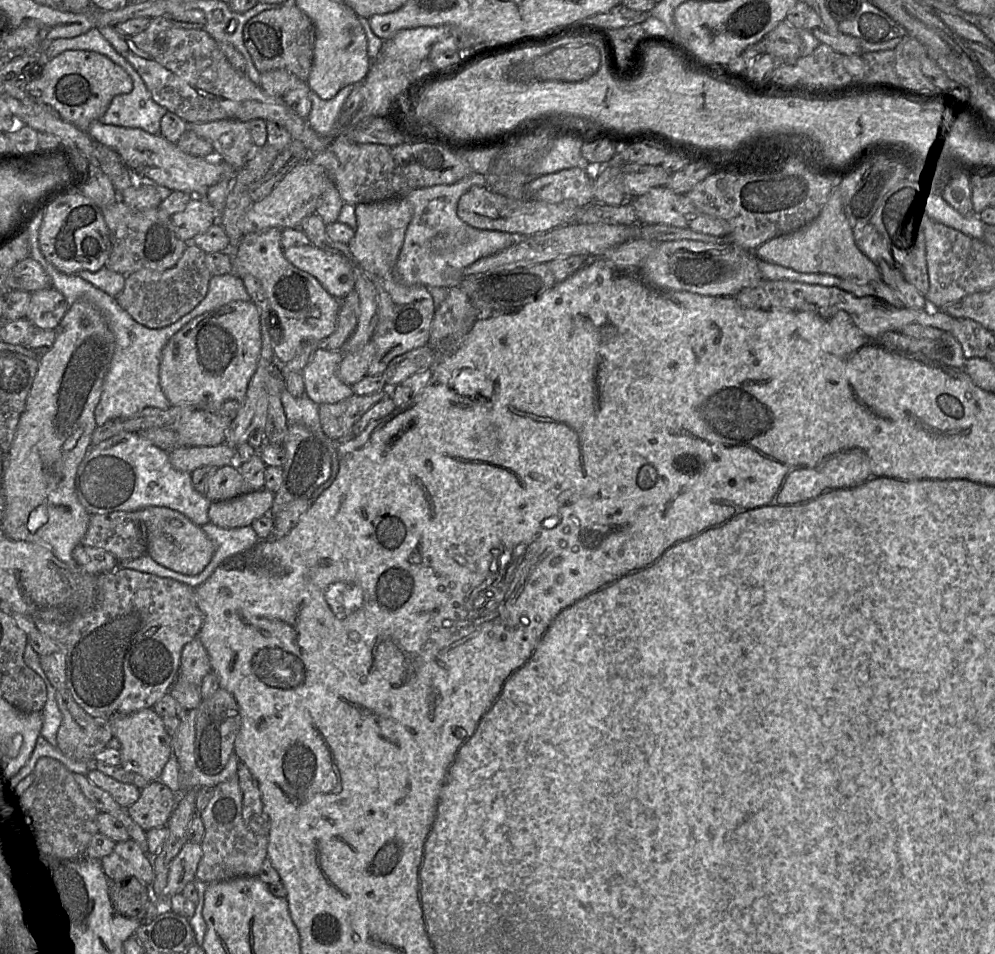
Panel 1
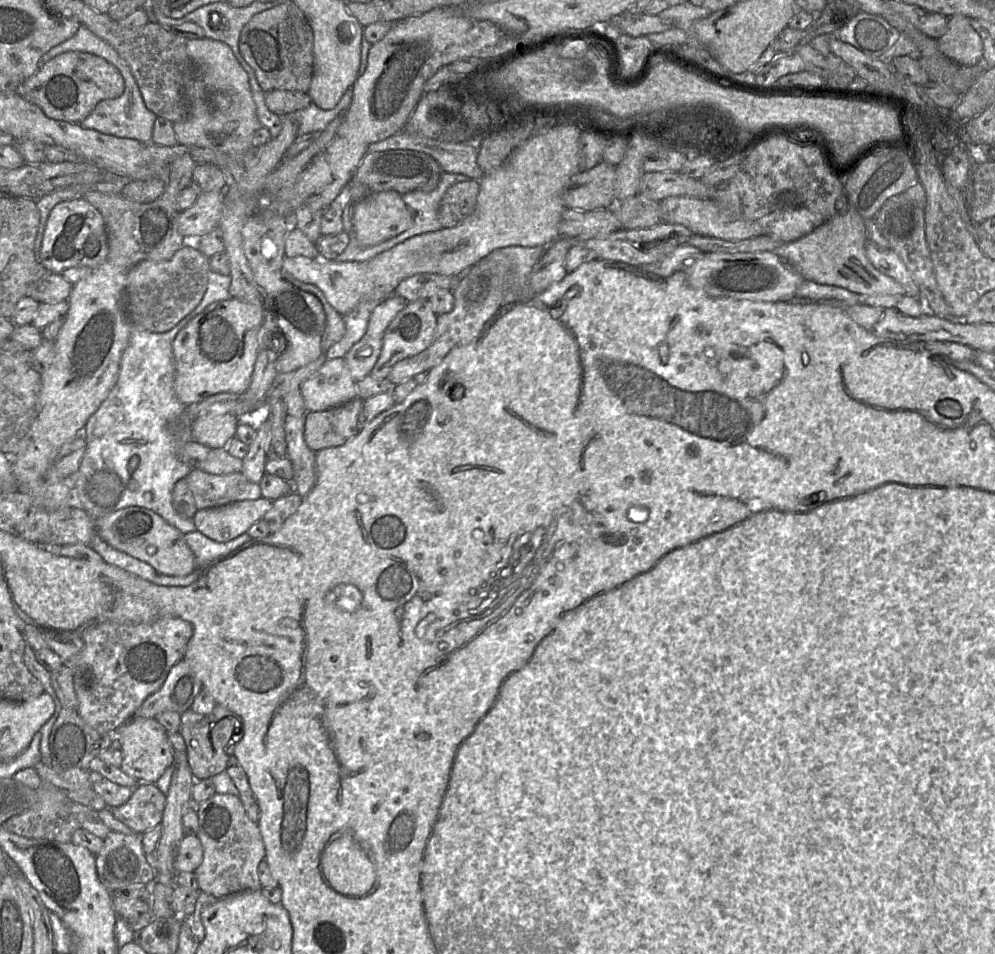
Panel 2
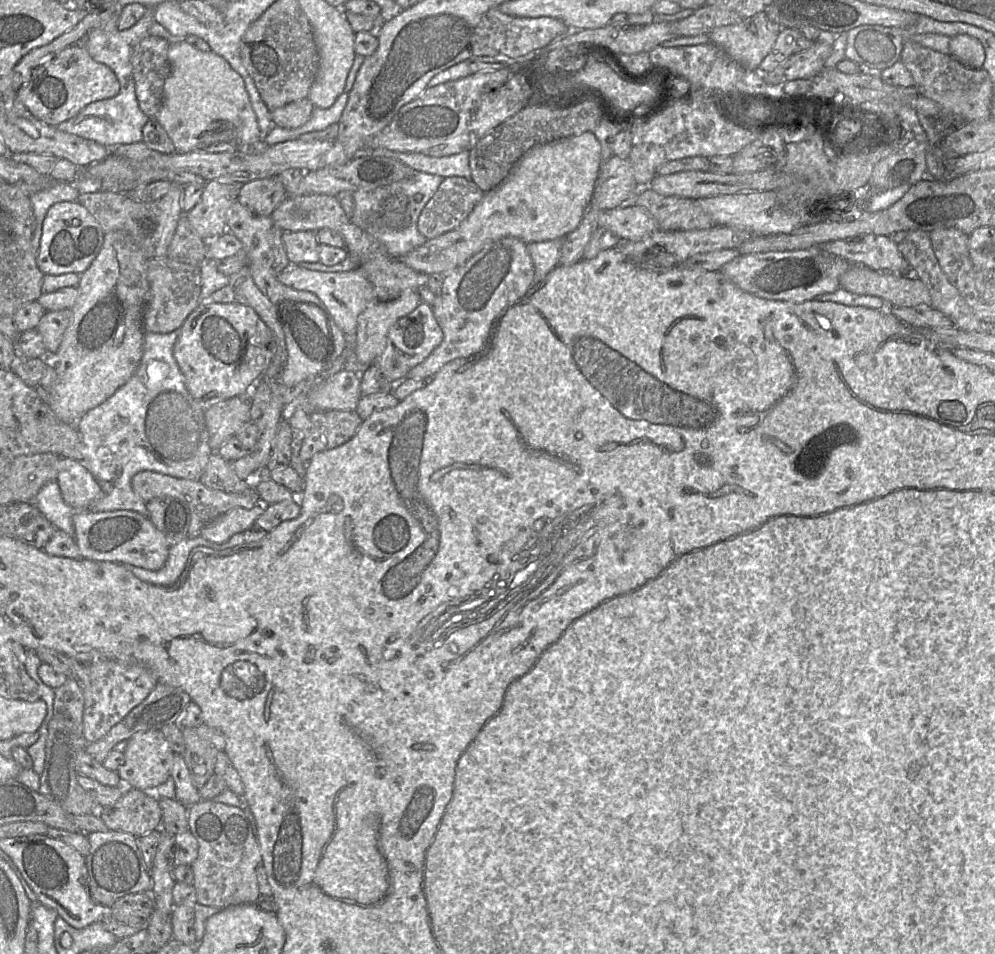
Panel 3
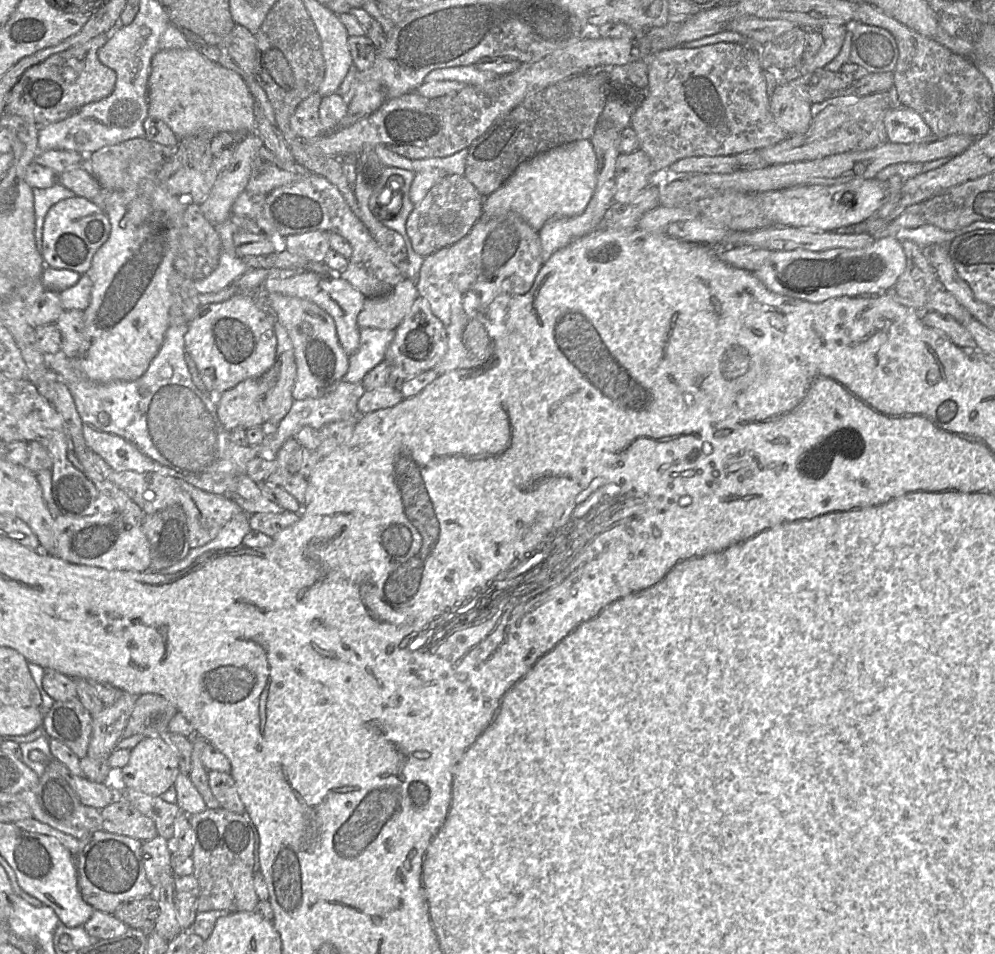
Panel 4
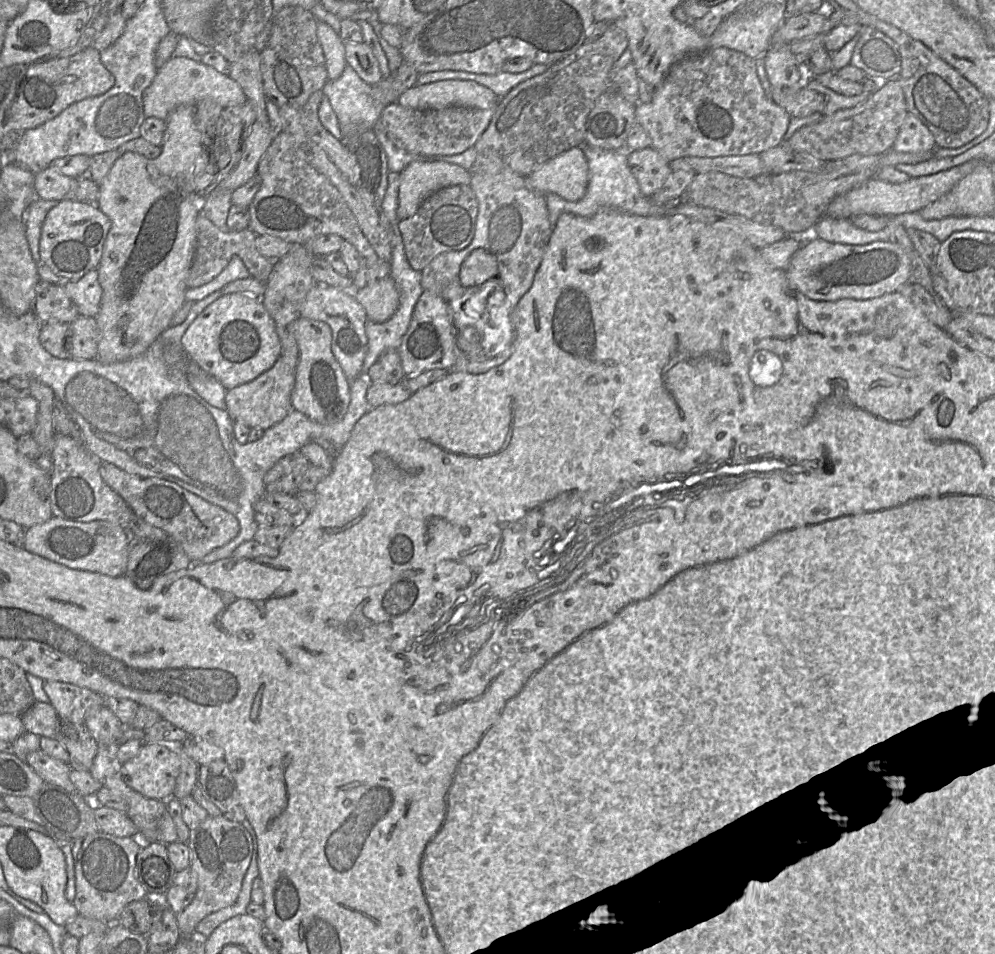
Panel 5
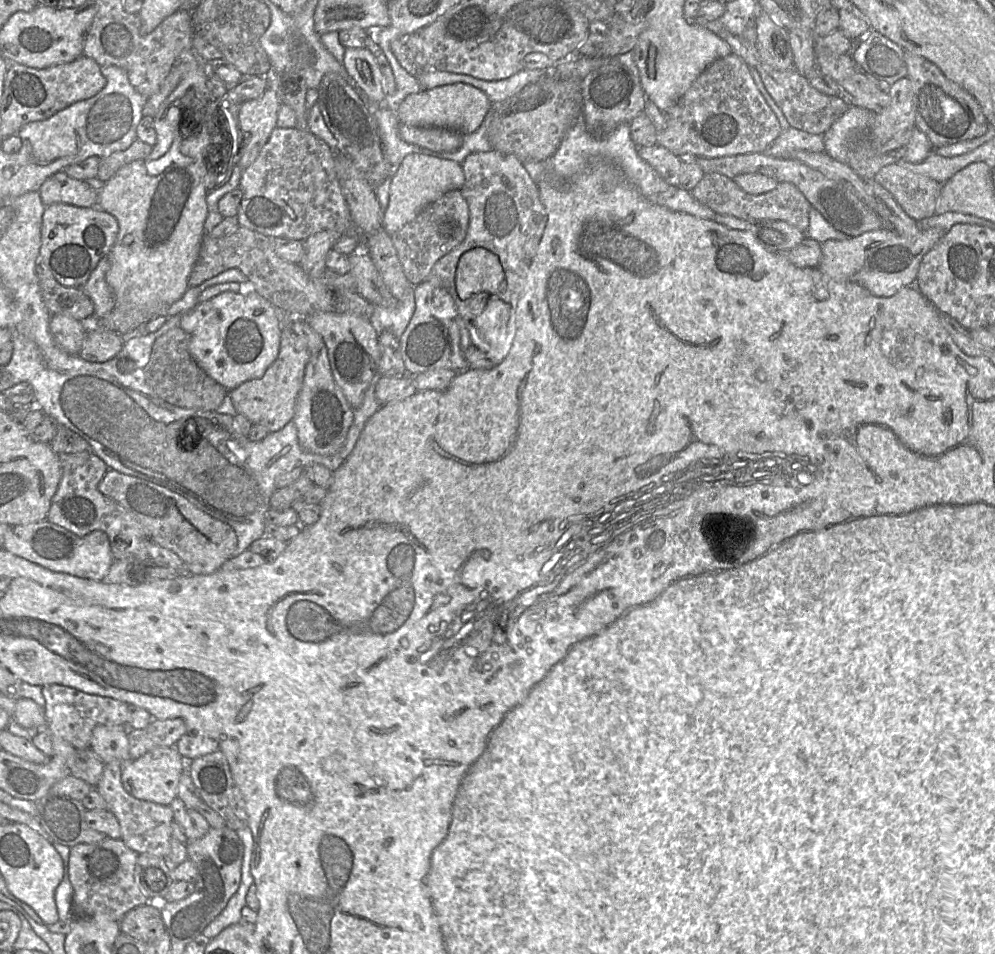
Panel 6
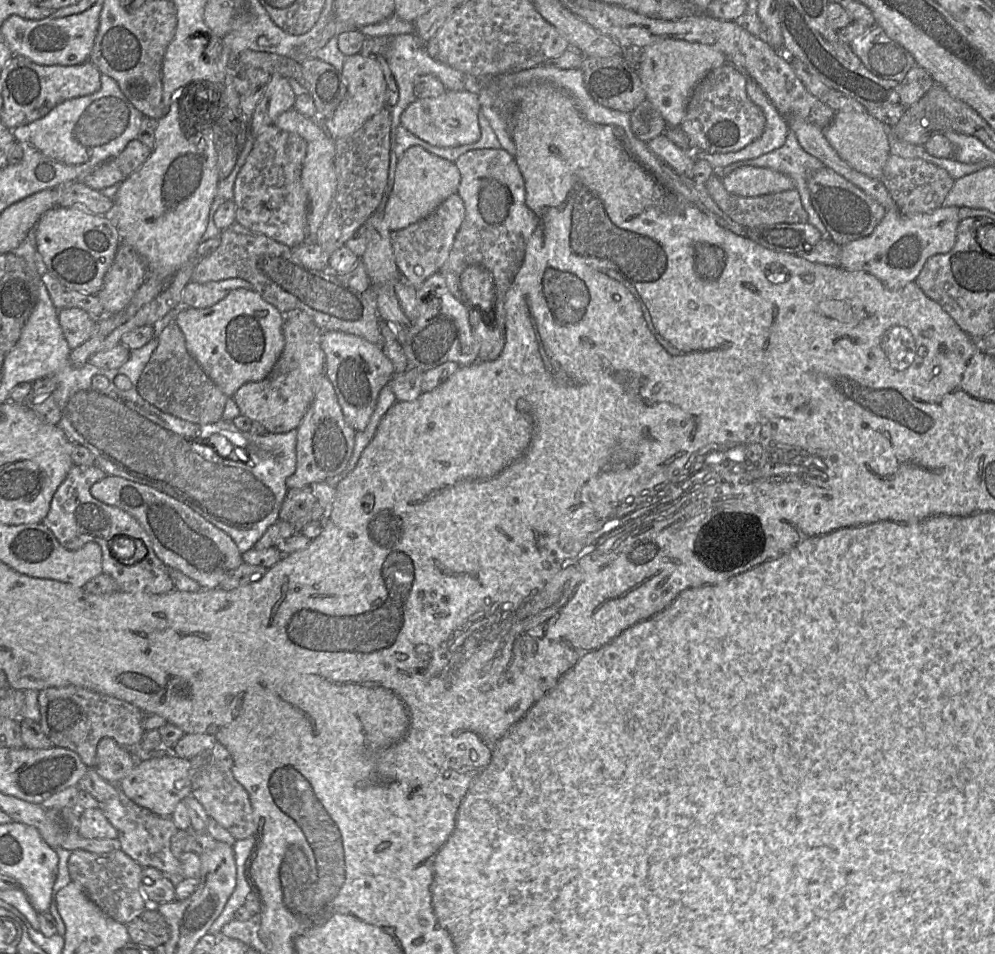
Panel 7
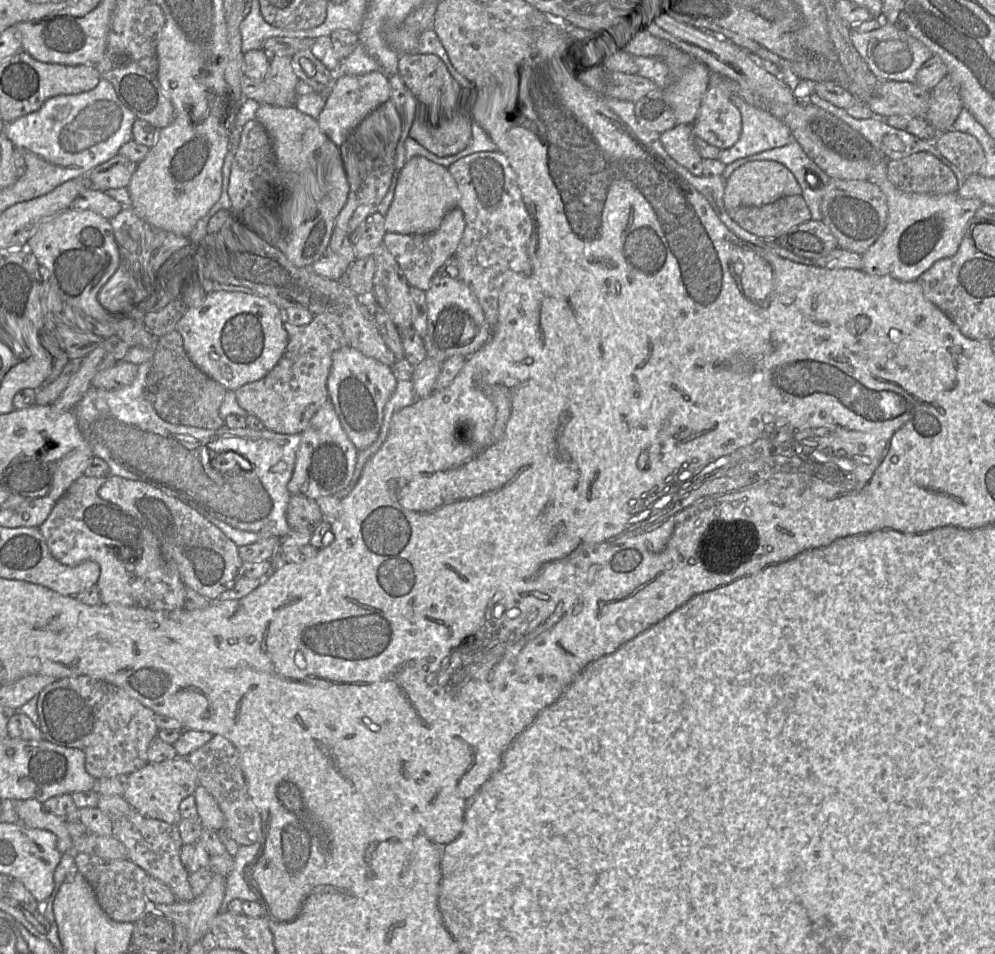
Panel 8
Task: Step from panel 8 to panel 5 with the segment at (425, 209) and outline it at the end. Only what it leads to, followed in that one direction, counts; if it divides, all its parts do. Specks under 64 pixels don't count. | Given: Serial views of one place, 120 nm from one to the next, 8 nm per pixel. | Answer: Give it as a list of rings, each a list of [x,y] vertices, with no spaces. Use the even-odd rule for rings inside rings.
[[[414,161],[400,173],[397,217],[404,220],[416,213],[421,203],[437,190],[453,185],[469,185],[471,172],[442,161]]]

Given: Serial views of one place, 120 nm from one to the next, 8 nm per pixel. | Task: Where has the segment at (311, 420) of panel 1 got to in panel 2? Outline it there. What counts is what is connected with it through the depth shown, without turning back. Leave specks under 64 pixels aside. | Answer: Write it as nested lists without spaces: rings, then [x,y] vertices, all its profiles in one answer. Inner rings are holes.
[[[287,415],[285,436],[287,458],[294,470],[293,491],[304,497],[315,483],[315,452],[309,449],[304,440],[305,418]]]

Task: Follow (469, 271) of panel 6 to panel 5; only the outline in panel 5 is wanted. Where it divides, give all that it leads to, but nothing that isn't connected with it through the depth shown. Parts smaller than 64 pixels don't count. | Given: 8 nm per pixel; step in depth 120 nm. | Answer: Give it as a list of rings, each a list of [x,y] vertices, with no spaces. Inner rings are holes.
[[[478,248],[473,250],[461,265],[459,280],[463,287],[481,285],[498,276],[496,258],[488,251]]]

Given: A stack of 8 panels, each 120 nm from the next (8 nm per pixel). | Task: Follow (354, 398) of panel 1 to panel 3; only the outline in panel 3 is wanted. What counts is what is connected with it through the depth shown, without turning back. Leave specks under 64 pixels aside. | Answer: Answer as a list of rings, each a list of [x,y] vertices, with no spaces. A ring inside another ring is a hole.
[[[355,410],[312,411],[310,428],[302,439],[299,457],[308,464],[315,454],[346,443],[356,434],[362,421]]]

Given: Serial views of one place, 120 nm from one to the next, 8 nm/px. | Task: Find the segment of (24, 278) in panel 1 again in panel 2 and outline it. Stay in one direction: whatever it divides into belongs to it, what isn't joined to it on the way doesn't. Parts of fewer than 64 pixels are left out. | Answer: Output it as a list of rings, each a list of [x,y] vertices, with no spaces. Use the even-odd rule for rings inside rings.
[[[48,272],[29,286],[27,296],[38,303],[59,303],[68,301],[72,287],[73,285],[62,277],[61,273]]]

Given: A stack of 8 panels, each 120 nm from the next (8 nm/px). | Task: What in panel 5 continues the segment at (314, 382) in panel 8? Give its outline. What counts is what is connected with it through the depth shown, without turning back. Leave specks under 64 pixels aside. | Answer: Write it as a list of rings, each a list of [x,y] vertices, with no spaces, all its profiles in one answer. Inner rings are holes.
[[[280,356],[275,364],[254,380],[226,391],[226,411],[232,421],[240,421],[249,428],[266,430],[282,421],[291,411],[291,395],[295,370]]]

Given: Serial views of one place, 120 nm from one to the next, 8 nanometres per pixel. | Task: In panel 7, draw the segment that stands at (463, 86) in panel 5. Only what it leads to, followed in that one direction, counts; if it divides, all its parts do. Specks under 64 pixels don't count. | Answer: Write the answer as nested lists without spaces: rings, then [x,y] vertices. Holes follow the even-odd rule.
[[[469,91],[446,92],[436,98],[415,99],[402,113],[401,125],[419,139],[441,148],[473,144],[480,139],[479,96]]]

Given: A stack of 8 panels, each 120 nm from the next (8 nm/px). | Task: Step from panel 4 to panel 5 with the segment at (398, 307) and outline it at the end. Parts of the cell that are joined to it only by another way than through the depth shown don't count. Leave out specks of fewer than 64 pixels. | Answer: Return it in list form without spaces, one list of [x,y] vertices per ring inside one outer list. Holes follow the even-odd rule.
[[[391,277],[353,290],[354,297],[365,309],[368,321],[383,323],[389,320],[399,306],[400,292]]]

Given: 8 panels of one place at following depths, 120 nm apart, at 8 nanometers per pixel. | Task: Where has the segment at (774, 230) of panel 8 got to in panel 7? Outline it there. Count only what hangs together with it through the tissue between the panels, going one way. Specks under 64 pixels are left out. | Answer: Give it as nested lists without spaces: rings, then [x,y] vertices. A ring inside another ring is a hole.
[[[715,172],[704,185],[717,206],[734,222],[747,228],[771,224],[807,222],[807,212],[802,205],[799,192],[795,188],[756,197],[742,197],[728,192],[724,188],[722,178],[719,172]]]

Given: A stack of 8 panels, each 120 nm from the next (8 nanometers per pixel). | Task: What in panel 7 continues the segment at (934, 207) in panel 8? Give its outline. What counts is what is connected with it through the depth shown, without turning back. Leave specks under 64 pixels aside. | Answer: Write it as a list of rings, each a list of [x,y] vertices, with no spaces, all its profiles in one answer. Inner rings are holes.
[[[866,110],[838,111],[824,129],[824,135],[837,154],[857,171],[874,179],[881,179],[883,168],[890,156],[886,127]],[[941,206],[924,214],[907,215],[895,208],[887,210],[884,218],[871,234],[841,246],[839,267],[849,271],[865,271],[879,279],[887,288],[898,289],[915,281],[926,261],[937,254],[949,252],[956,241],[956,230],[960,223],[959,208]]]

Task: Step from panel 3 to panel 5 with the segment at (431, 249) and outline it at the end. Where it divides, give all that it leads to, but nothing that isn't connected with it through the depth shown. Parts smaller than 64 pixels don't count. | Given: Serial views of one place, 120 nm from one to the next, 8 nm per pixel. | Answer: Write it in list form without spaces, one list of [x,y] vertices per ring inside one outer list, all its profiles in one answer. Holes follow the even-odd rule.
[[[580,146],[573,147],[549,159],[525,178],[527,186],[536,192],[553,193],[575,202],[587,191],[587,159]]]

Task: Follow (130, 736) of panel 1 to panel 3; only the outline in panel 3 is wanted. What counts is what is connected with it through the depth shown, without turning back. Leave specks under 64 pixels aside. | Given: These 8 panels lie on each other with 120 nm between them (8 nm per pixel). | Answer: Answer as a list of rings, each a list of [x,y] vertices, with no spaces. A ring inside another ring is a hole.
[[[160,730],[135,733],[128,739],[124,756],[125,761],[117,773],[120,779],[127,781],[133,788],[152,792],[171,777],[174,752]]]

